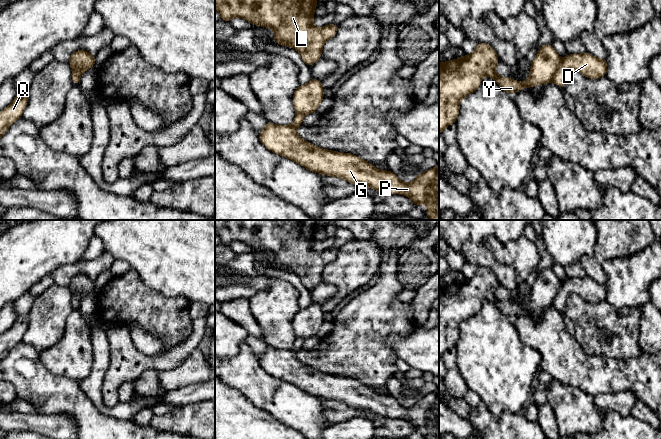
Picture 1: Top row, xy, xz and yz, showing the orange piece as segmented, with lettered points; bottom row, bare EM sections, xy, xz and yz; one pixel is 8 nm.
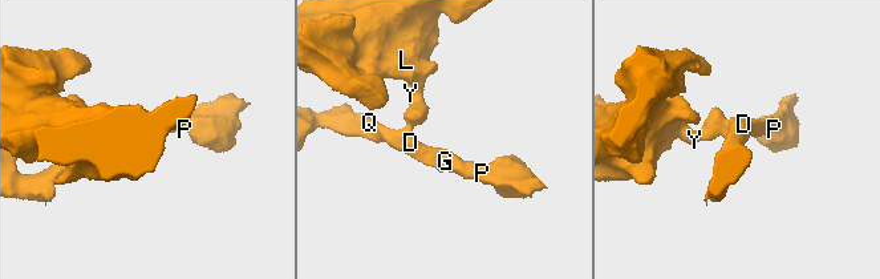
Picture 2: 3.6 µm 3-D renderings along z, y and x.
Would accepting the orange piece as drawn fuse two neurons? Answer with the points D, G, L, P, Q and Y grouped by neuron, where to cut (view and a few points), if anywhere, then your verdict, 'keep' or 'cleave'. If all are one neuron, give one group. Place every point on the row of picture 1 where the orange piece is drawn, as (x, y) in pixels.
groups D G P Q / L Y; cut yz (562, 59), (552, 80); cleave

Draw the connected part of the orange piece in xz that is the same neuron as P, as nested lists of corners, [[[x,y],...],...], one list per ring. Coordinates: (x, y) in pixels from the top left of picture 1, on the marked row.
[[[296,113],[292,125],[266,122],[264,129],[258,132],[261,143],[315,173],[341,177],[351,184],[384,193],[405,195],[415,206],[426,204],[426,215],[431,220],[439,220],[439,164],[419,174],[413,182],[403,183],[390,170],[379,170],[357,155],[321,149],[303,140],[297,135],[303,119],[303,114]]]

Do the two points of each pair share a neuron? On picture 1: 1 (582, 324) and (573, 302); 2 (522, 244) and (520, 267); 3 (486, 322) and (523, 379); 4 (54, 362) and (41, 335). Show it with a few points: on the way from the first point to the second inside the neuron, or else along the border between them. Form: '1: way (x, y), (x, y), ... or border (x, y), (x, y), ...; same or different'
1: way (582, 319), (582, 314), (575, 307); same
2: way (522, 250), (522, 261); same
3: way (489, 336), (489, 345), (509, 365); same
4: border (64, 331), (64, 334), (56, 343), (40, 353); different

